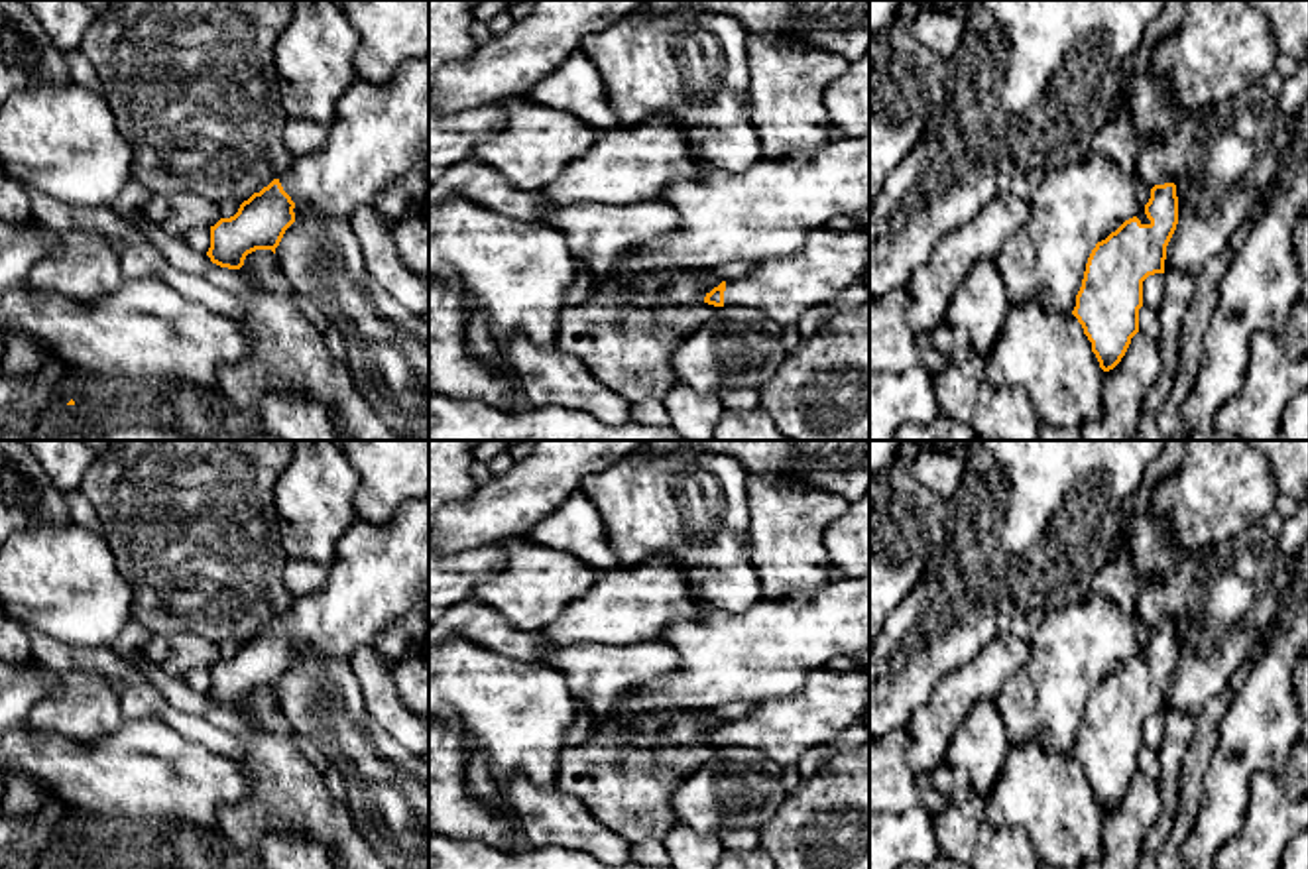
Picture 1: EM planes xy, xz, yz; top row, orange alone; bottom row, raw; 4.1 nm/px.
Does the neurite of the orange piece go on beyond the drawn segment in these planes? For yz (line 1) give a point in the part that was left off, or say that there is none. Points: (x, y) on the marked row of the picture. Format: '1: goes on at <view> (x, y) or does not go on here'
1: goes on at yz (1141, 215)

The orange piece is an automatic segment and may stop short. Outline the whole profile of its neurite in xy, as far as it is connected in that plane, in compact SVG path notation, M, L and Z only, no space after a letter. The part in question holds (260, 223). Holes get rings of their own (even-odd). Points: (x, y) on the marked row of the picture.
M429 55L403 63L387 85L356 81L338 100L328 142L315 153L293 157L293 163L260 193L244 201L230 218L210 226L212 263L240 269L248 254L279 246L285 230L301 214L321 220L350 220L362 204L403 183L415 165L429 155Z

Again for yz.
M1164 175L1139 214L1098 242L1088 258L1072 315L1103 372L1121 362L1139 332L1143 281L1164 273L1166 246L1176 224L1176 185L1172 175Z

